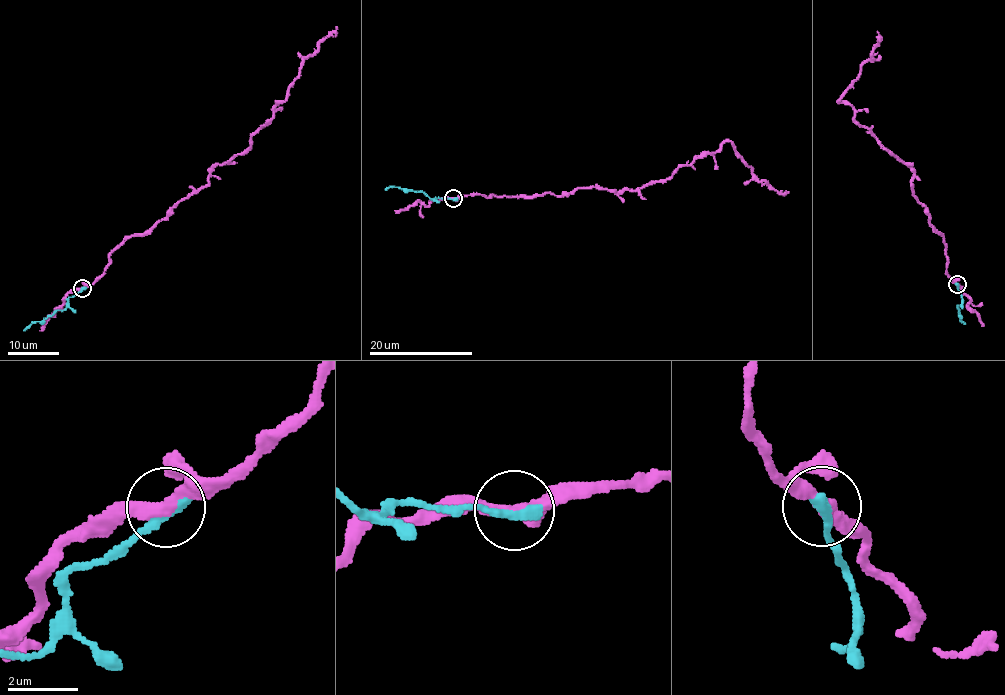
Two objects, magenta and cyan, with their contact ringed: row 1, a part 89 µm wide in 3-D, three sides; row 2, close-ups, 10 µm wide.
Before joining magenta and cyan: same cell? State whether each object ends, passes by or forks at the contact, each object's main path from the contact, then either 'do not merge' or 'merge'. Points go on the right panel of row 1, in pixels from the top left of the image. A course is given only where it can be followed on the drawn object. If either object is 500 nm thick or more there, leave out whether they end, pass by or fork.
magenta passes by; cyan ends there; magenta runs (957, 284), (947, 273), (942, 235), (912, 193), (913, 169), (838, 101), (869, 61), (877, 31); cyan runs (957, 284), (962, 303), (958, 306), (958, 315), (965, 324); do not merge

